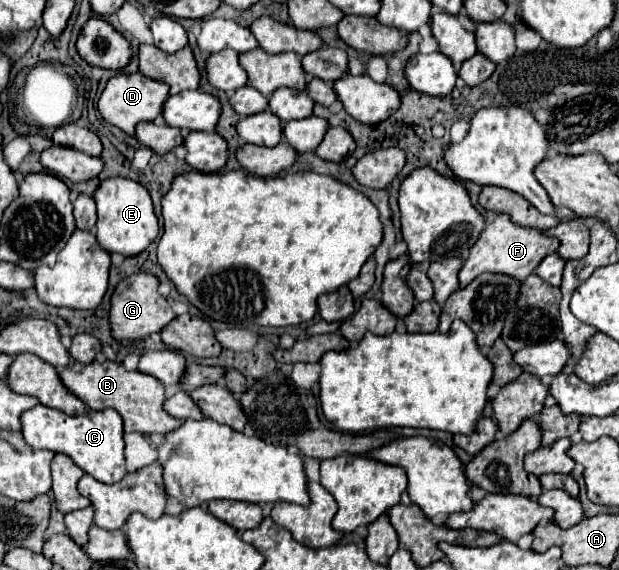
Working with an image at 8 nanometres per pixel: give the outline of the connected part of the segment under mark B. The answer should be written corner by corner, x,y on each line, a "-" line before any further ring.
96,360
90,364
74,362
68,370
60,372
62,384
78,396
90,410
104,410
104,408
114,408
124,420
124,430
126,432
140,432
140,434
152,434
152,432
172,432
180,426
176,418
164,412
162,404
166,400
164,396
164,386
154,380
152,376
146,376
142,372
128,372
122,364
118,362
102,362
98,364

